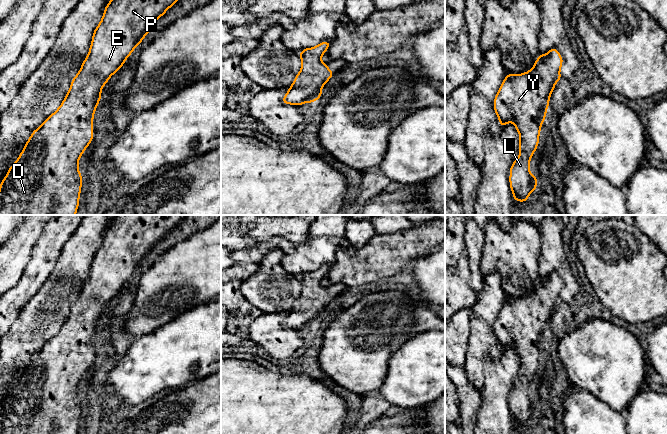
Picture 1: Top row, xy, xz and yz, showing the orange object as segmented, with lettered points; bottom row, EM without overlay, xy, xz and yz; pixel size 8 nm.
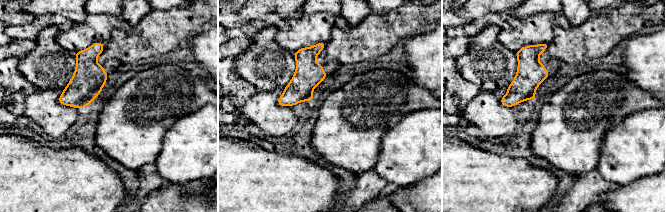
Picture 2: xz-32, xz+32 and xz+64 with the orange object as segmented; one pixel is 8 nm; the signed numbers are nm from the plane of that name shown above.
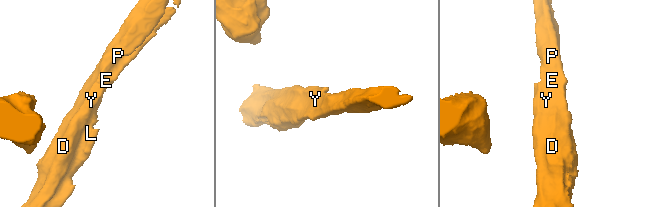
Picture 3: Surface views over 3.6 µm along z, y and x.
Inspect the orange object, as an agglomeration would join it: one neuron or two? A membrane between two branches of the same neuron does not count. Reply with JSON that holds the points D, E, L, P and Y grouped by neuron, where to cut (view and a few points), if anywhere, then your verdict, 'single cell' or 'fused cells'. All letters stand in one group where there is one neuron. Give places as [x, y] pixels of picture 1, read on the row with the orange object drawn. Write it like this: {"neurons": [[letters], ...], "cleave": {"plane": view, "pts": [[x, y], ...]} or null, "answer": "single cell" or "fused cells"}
{"neurons": [["D", "E", "L", "P", "Y"]], "cleave": null, "answer": "single cell"}

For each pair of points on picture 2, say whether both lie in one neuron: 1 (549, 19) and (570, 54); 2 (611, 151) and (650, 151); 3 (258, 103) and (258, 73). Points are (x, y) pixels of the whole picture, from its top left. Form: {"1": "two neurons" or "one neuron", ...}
{"1": "two neurons", "2": "one neuron", "3": "two neurons"}

